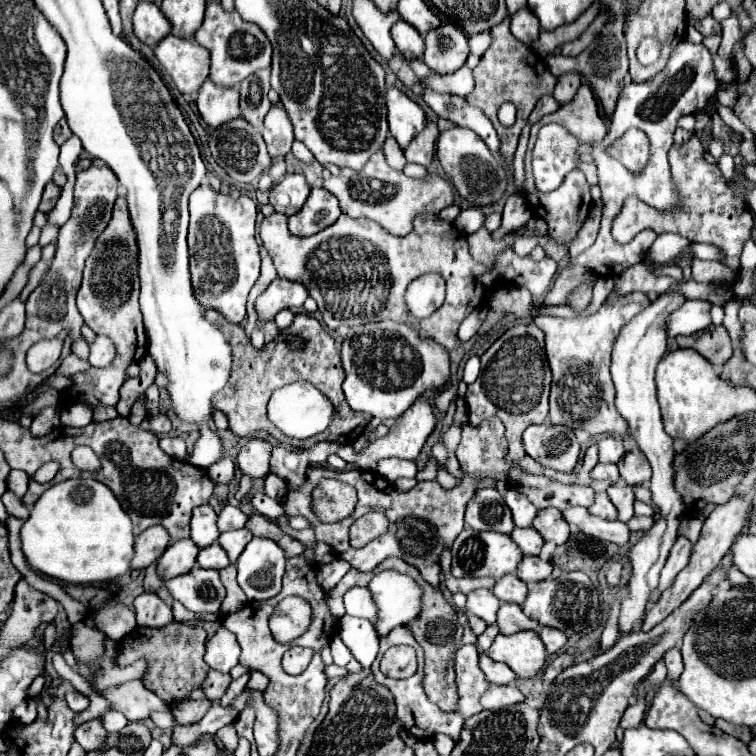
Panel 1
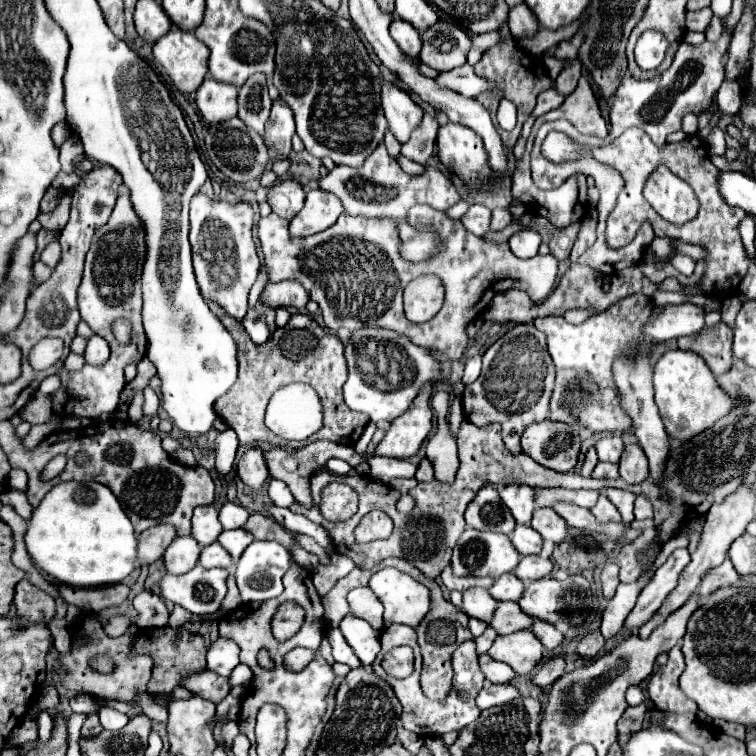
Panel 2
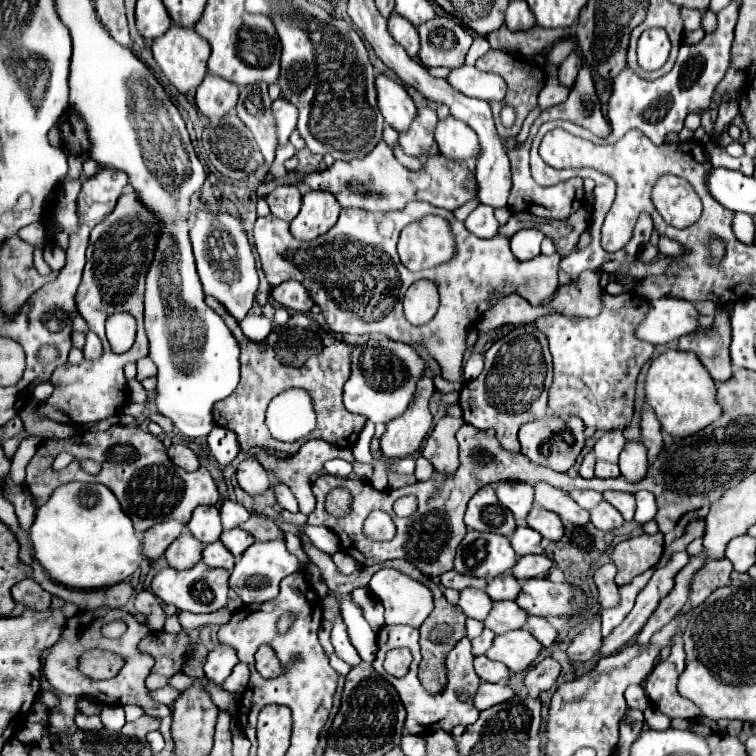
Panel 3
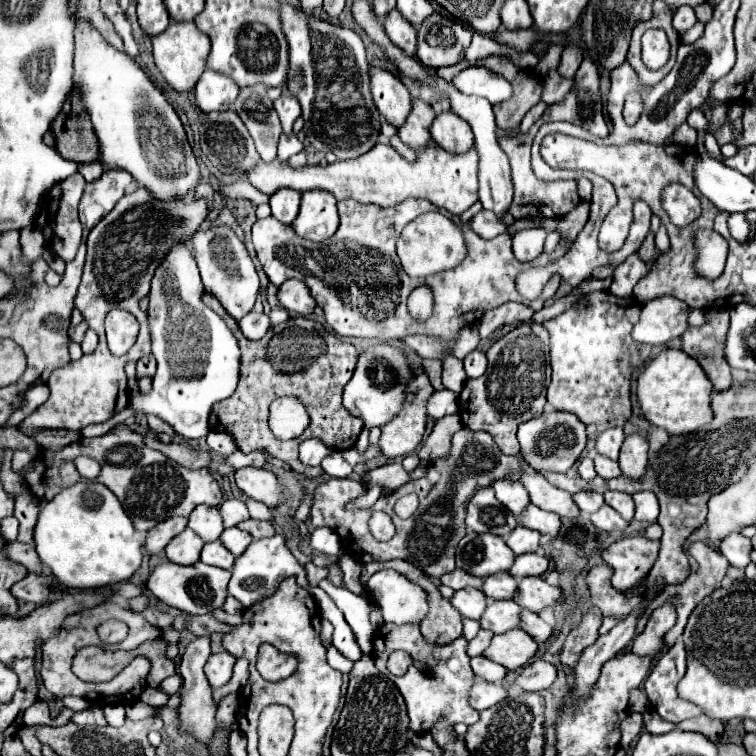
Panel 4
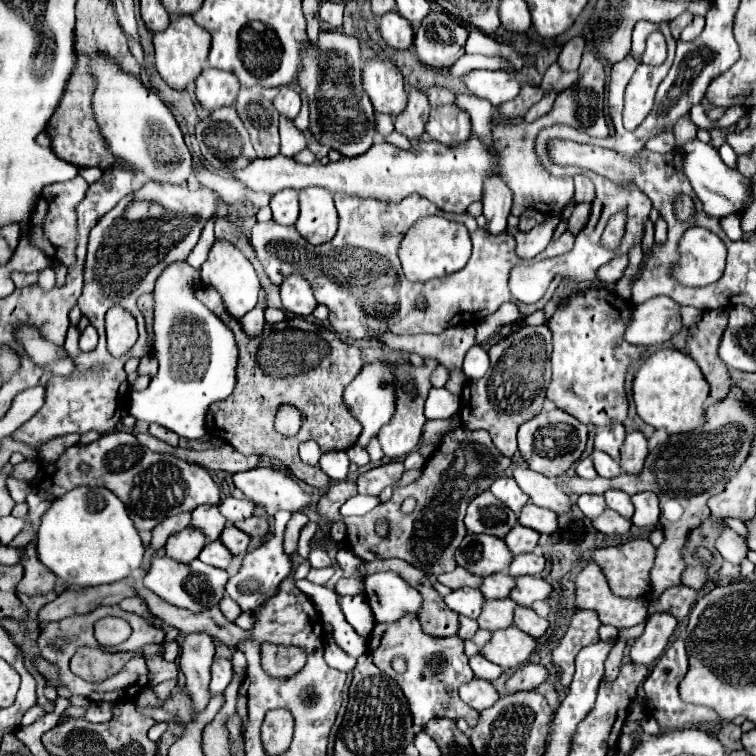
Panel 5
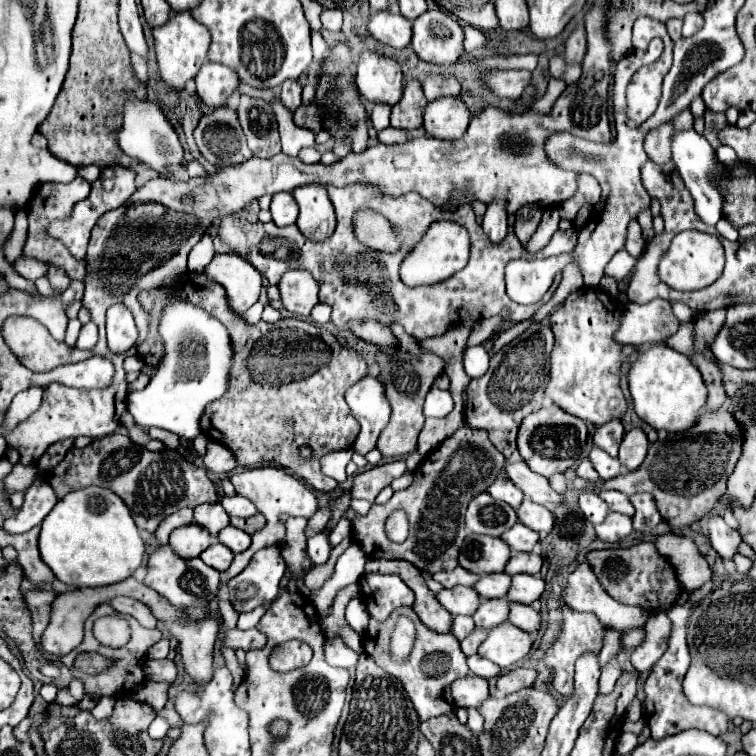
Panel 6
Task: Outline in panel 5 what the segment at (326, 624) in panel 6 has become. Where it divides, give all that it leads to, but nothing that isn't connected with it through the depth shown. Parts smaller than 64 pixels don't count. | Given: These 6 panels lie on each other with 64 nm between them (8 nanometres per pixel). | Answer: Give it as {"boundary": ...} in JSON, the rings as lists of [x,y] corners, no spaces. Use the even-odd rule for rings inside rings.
{"boundary":[[[352,576],[352,578],[342,578],[336,584],[336,594],[340,596],[358,596],[362,594],[364,586],[362,586],[362,576]]]}

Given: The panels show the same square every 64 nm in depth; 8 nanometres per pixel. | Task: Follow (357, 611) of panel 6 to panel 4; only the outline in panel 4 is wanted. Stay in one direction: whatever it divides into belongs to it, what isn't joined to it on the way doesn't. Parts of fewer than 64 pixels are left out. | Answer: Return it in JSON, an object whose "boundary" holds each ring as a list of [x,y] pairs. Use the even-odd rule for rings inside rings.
{"boundary":[[[322,580],[318,586],[322,590],[326,590],[330,594],[330,598],[336,602],[336,606],[342,610],[342,614],[344,614],[346,622],[350,624],[362,652],[372,654],[374,628],[372,628],[372,622],[370,622],[370,604],[368,604],[368,600],[348,592],[346,588],[334,586],[330,580]]]}

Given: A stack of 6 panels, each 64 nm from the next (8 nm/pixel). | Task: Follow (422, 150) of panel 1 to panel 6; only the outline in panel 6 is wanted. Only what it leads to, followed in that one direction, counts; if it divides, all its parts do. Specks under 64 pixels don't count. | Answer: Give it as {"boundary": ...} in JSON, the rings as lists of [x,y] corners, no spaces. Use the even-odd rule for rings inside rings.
{"boundary":[[[414,78],[406,80],[404,94],[398,104],[392,106],[392,126],[394,128],[416,128],[422,124],[422,110],[428,100],[424,98],[422,84]]]}

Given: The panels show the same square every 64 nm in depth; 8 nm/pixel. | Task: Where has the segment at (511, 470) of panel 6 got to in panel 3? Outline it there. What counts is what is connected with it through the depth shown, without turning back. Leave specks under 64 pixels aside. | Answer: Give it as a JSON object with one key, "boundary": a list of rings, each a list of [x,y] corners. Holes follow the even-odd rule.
{"boundary":[[[534,484],[534,502],[550,512],[556,512],[564,522],[572,522],[576,526],[588,524],[588,512],[582,510],[568,492],[552,488],[550,484]]]}

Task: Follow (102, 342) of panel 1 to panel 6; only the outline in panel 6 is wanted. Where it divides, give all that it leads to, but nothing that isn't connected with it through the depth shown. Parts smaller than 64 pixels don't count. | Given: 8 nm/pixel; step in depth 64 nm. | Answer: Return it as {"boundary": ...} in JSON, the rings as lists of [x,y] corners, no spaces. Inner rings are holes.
{"boundary":[[[90,320],[88,324],[82,326],[80,336],[78,336],[78,342],[76,342],[76,348],[80,348],[80,350],[90,350],[90,348],[96,344],[96,340],[98,340],[98,328],[96,328],[96,324]]]}

